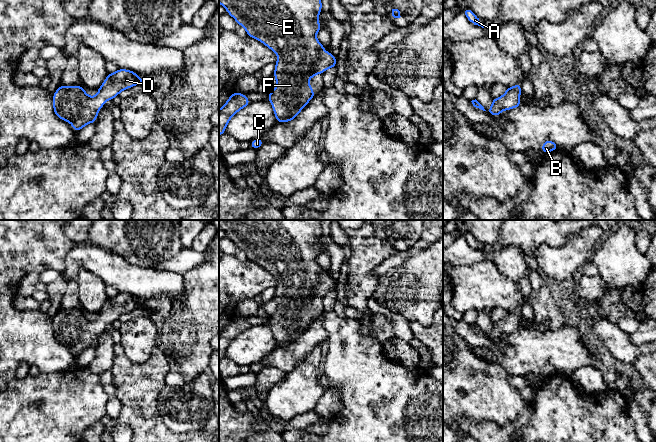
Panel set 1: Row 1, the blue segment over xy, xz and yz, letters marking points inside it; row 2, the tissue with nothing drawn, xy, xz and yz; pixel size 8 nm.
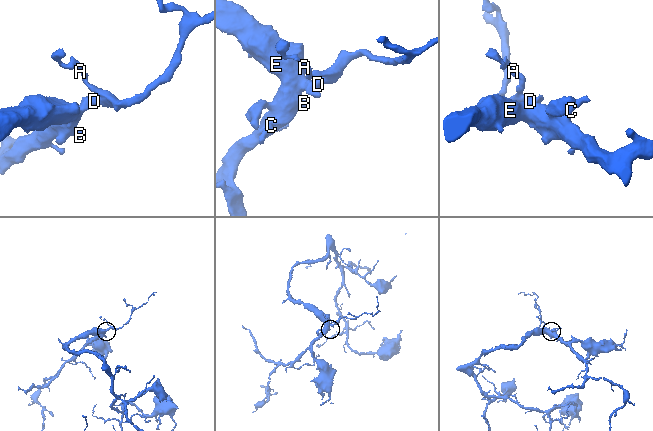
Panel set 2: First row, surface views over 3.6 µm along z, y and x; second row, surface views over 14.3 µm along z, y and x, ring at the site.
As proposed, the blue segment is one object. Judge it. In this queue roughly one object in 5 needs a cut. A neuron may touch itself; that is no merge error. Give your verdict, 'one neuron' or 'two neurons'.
one neuron

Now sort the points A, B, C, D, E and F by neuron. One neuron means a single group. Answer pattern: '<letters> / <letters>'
A B C D E F

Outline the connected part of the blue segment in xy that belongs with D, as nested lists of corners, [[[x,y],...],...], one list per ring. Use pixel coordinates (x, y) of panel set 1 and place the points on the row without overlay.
[[[118,293],[114,297],[109,297],[103,308],[98,312],[98,317],[95,321],[87,319],[85,313],[79,309],[73,309],[71,312],[61,309],[53,319],[54,337],[61,344],[70,346],[73,353],[79,356],[85,349],[96,346],[97,338],[104,330],[105,325],[112,324],[122,314],[129,313],[137,308],[146,310],[150,315],[154,315],[152,309],[144,306],[135,296],[127,293]]]

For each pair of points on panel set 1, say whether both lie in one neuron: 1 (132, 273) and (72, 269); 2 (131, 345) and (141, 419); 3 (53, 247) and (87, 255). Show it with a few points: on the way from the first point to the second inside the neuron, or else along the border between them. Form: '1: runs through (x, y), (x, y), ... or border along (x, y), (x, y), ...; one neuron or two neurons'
1: runs through (116, 272), (93, 258), (85, 258); one neuron
2: border along (119, 344), (132, 361), (146, 361); two neurons
3: border along (75, 245), (67, 253), (65, 268), (61, 272); two neurons

